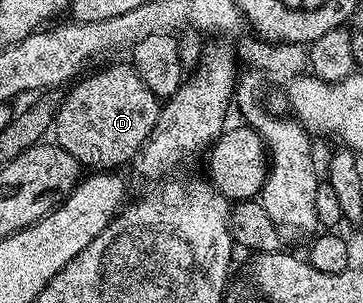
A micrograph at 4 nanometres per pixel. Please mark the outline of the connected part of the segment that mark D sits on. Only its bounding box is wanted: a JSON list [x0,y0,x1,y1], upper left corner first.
[52,62,160,173]

